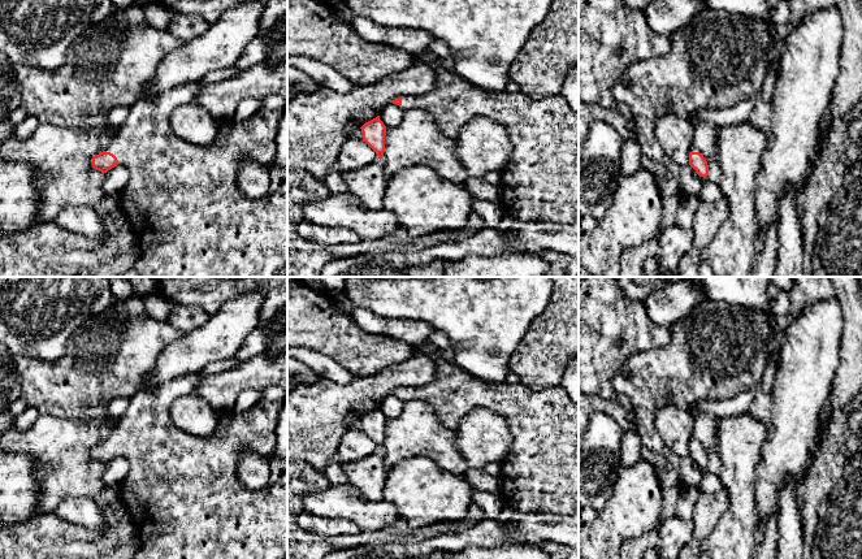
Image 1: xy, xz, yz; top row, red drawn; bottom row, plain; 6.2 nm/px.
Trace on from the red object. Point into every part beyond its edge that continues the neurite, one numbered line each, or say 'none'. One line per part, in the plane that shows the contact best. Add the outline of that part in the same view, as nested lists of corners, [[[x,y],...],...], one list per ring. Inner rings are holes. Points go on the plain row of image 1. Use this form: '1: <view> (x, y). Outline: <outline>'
1: xy (181, 490). Outline: [[[190,374],[170,380],[164,385],[142,387],[137,394],[129,398],[129,407],[125,415],[120,419],[112,434],[105,441],[105,443],[113,445],[118,451],[118,456],[125,458],[129,463],[129,472],[118,485],[118,498],[135,524],[139,547],[134,554],[134,559],[287,559],[287,472],[277,482],[269,482],[259,490],[243,488],[237,480],[237,455],[243,448],[251,448],[263,456],[273,458],[278,413],[285,399],[285,389],[280,386],[265,389],[257,404],[242,413],[230,412],[225,416],[220,416],[213,434],[198,437],[179,430],[173,424],[170,406],[179,396],[194,395],[202,380],[203,378],[198,374]]]

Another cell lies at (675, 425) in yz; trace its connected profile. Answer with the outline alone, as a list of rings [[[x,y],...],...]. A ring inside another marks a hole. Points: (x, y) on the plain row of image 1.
[[[673,404],[663,406],[655,416],[655,425],[663,443],[680,458],[689,456],[694,415]]]

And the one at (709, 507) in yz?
[[[722,489],[714,494],[699,493],[693,511],[693,533],[677,559],[698,559],[701,545],[711,533],[720,516],[729,507],[729,493]]]

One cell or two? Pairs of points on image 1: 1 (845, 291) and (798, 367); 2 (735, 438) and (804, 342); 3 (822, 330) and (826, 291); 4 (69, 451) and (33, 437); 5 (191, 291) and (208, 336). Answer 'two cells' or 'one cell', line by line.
1: two cells
2: two cells
3: two cells
4: one cell
5: two cells

